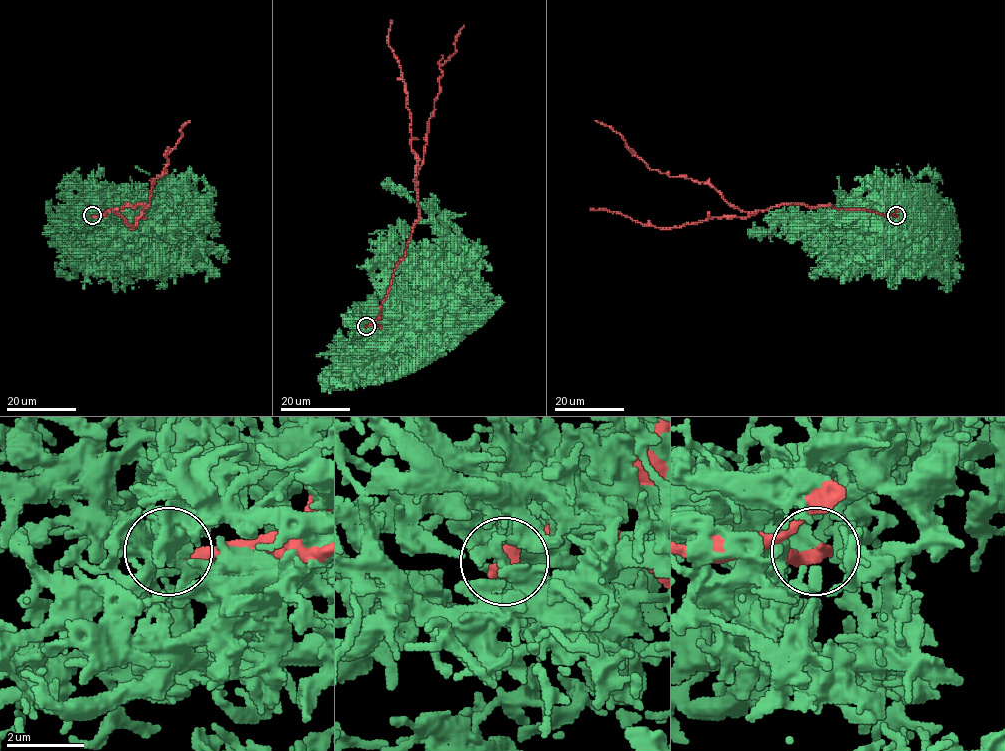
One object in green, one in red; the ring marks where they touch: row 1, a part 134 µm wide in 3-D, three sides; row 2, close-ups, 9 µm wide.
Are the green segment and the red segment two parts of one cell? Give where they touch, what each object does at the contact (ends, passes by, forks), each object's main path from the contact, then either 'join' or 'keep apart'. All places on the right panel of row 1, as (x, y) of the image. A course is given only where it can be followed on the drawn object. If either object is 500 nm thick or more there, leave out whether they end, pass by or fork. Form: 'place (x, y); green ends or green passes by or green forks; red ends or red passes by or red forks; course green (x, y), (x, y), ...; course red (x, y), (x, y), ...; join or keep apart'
place (896, 215); green ends; red ends; course green (896, 215), (871, 212), (859, 214), (851, 221), (784, 219), (770, 232), (752, 231), (763, 228); course red (896, 215), (805, 204), (742, 211), (727, 202), (708, 183), (651, 169), (618, 133), (595, 121); keep apart

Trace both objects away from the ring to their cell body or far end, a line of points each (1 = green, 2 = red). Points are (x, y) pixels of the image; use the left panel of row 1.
1: (92, 215), (120, 212), (146, 221), (161, 222), (166, 218), (151, 222), (141, 232), (115, 231), (120, 228)
2: (92, 215), (137, 204), (144, 204), (143, 211), (153, 180), (166, 173), (166, 156), (190, 121)

